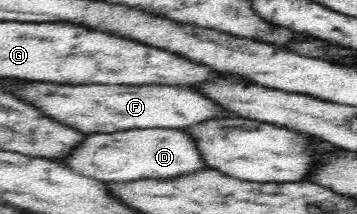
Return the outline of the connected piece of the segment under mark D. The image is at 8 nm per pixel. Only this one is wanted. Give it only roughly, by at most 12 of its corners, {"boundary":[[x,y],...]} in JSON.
{"boundary":[[190,133],[92,135],[68,167],[110,183],[208,169]]}

